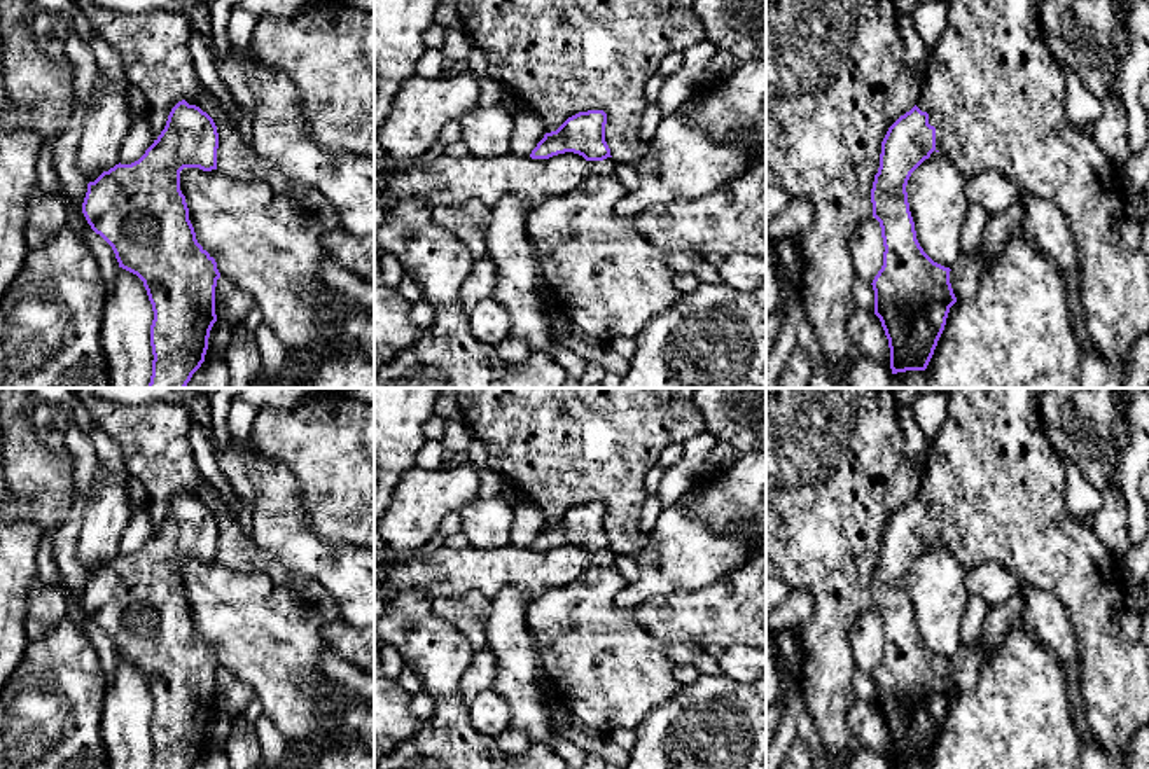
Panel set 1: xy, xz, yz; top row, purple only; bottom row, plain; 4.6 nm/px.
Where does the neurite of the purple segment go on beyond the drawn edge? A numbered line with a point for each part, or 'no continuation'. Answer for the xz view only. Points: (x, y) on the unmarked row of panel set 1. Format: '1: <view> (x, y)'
1: xz (612, 673)

